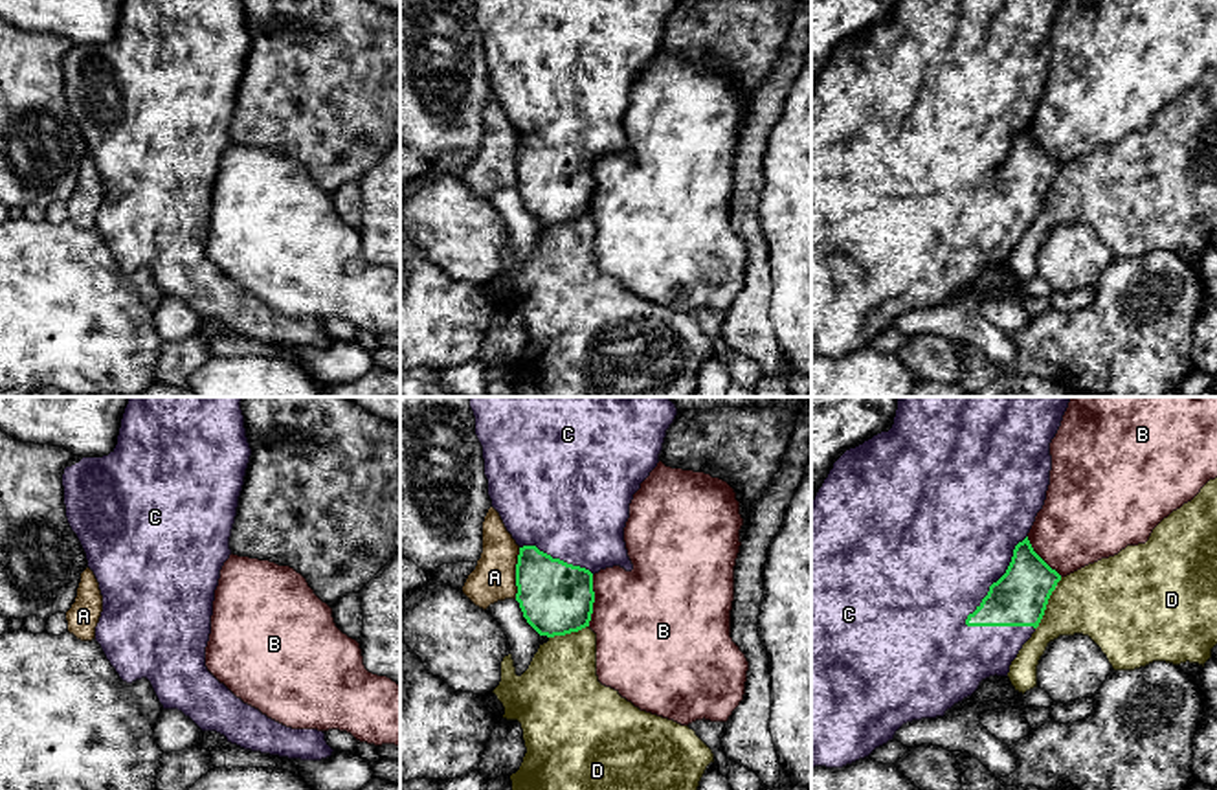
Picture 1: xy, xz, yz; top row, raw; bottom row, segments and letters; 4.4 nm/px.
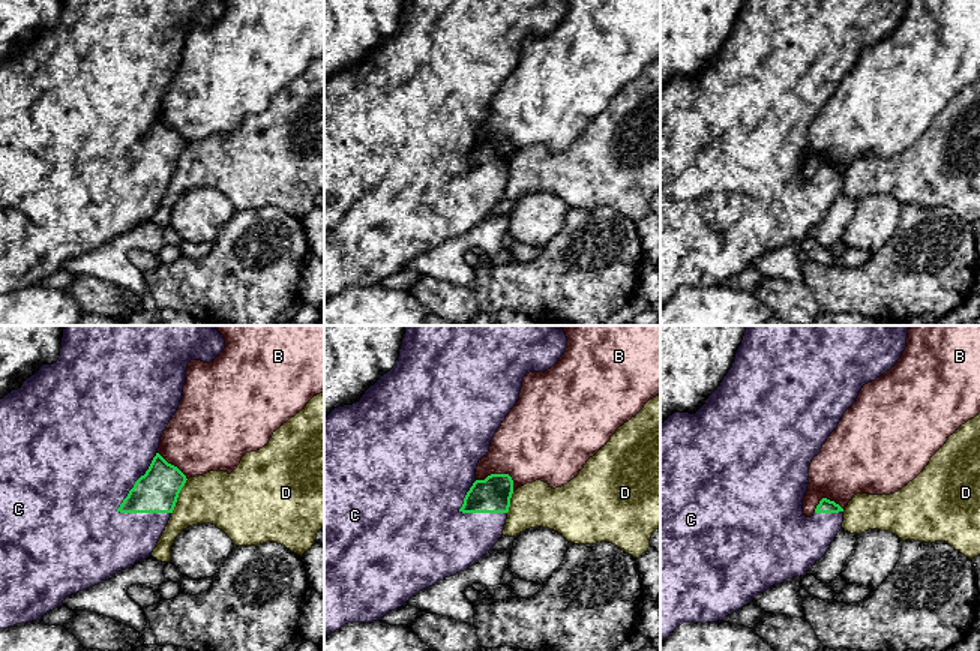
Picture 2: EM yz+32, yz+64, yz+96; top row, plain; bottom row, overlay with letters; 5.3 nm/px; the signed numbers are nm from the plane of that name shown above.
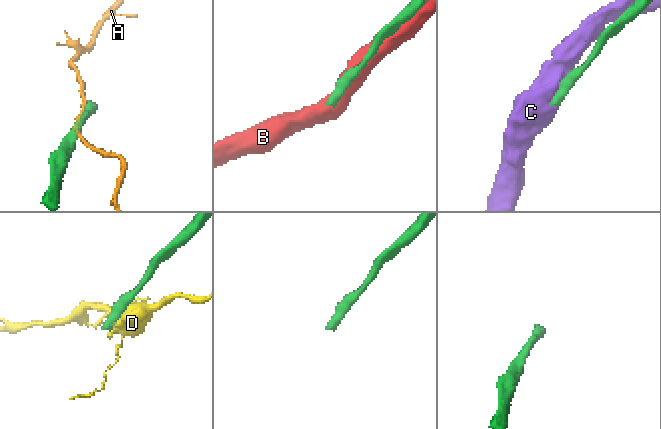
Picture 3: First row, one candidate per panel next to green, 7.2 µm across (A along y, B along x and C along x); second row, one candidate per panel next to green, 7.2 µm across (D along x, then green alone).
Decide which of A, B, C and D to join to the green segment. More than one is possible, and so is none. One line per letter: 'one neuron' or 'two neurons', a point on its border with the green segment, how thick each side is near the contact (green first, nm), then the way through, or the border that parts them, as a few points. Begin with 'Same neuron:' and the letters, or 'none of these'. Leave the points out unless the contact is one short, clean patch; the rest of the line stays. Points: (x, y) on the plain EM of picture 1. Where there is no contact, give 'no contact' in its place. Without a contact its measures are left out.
Same neuron: C
A: two neurons | xz (516, 162) | 320/190 nm
B: two neurons | xz (593, 190) | 320/460 nm
C: one neuron | yz (997, 169) | 240/480 nm
D: two neurons | yz (1047, 191) | 240/340 nm

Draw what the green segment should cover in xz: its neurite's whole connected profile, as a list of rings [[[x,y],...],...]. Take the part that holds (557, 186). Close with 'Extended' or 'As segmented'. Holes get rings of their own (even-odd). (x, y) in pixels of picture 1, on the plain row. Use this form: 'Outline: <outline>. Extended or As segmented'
Outline: [[[474,0],[492,96],[519,134],[516,189],[540,224],[565,224],[589,215],[593,164],[613,154],[633,158],[624,130],[630,92],[657,55],[675,4],[677,0]]]. Extended

